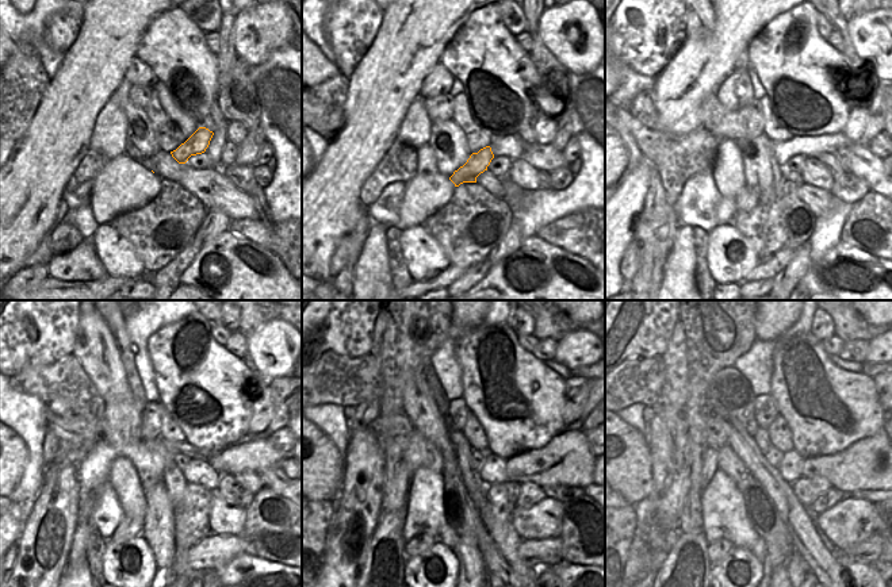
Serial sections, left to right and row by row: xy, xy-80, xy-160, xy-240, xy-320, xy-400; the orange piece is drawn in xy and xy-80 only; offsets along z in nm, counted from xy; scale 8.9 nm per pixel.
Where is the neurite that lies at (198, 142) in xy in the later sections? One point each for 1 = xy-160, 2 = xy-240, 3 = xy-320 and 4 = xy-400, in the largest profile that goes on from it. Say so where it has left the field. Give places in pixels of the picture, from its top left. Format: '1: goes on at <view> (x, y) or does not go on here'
1: goes on at xy-160 (746, 200)
2: goes on at xy-240 (129, 528)
3: goes on at xy-320 (417, 545)
4: goes on at xy-400 (719, 549)

